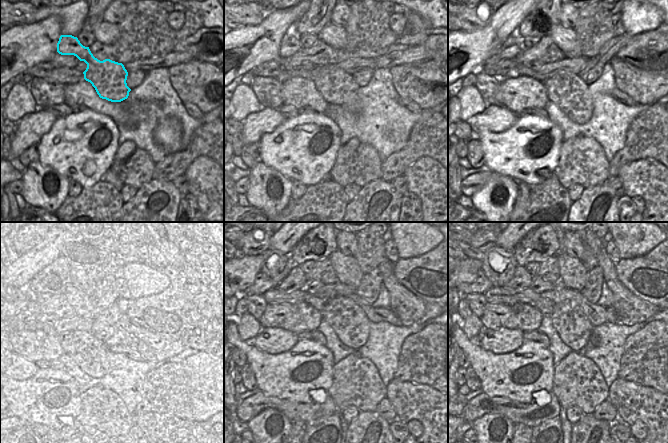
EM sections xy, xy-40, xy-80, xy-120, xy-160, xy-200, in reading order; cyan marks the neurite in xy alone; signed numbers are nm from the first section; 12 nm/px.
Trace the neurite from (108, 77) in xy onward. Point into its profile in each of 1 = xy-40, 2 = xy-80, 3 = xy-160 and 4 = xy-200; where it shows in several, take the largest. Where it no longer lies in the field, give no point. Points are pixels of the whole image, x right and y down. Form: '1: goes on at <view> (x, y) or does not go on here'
1: goes on at xy-40 (337, 87)
2: goes on at xy-80 (567, 91)
3: goes on at xy-160 (347, 319)
4: goes on at xy-200 (573, 327)

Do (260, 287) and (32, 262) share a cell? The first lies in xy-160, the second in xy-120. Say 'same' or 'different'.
different

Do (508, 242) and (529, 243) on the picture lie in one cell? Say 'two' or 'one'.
two

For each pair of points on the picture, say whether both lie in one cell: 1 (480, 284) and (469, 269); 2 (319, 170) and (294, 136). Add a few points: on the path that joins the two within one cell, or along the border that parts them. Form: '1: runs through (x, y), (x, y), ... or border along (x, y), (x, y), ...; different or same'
1: border along (480, 269), (473, 281), (462, 282), (458, 286); different
2: runs through (311, 162), (300, 144); same

